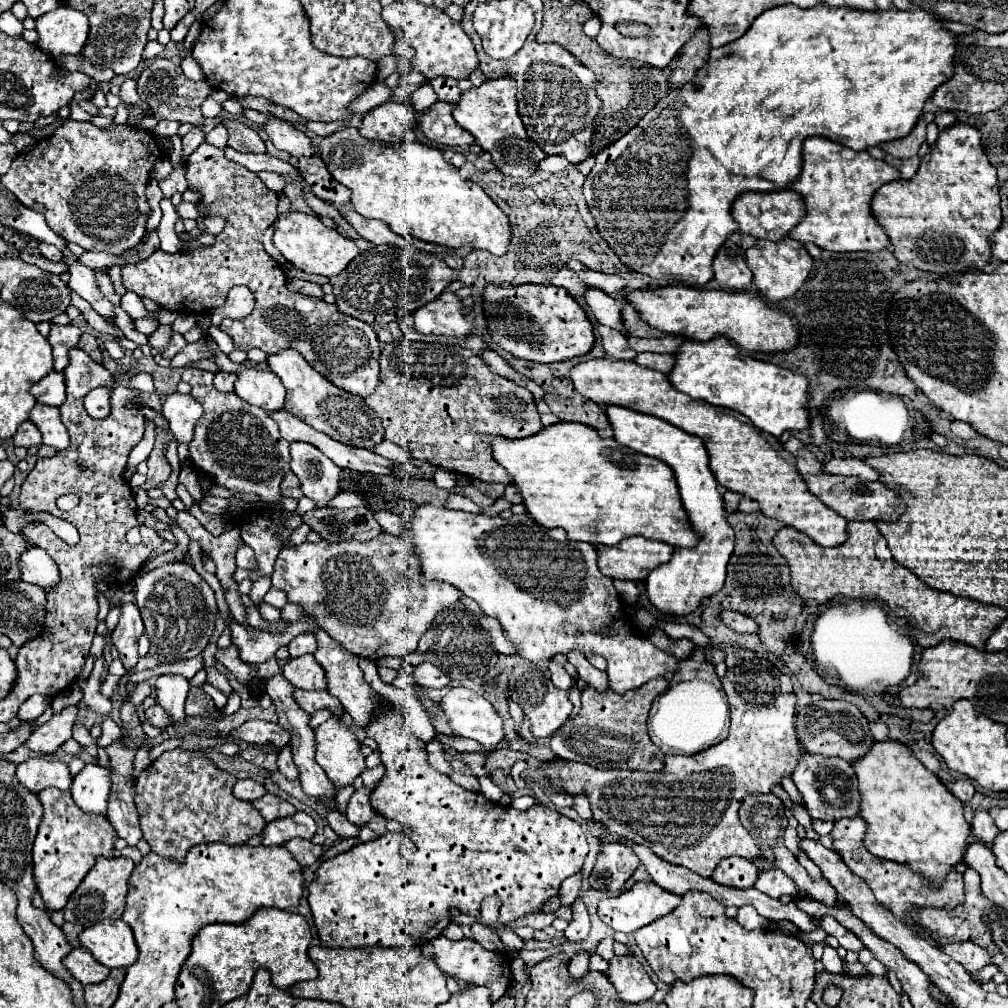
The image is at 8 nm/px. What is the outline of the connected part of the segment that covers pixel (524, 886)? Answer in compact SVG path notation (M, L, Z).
M383 698L379 714L375 714L363 730L369 738L377 740L379 756L385 766L383 780L371 792L371 806L377 814L409 826L409 838L417 844L417 850L411 852L413 856L409 858L403 856L404 833L387 832L377 840L361 842L319 866L308 886L307 900L323 946L421 946L439 936L451 922L449 908L457 908L459 912L477 918L481 902L487 896L501 898L501 924L509 924L519 916L539 912L547 898L559 894L559 886L565 878L581 872L589 846L575 820L539 804L525 812L511 806L507 808L487 800L481 792L459 788L459 784L429 766L425 742L413 736L405 726L403 712L391 700Z

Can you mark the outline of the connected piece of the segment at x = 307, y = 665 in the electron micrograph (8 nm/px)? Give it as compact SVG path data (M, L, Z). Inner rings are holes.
M313 654L289 658L283 666L283 676L301 690L325 690L325 670L315 662Z

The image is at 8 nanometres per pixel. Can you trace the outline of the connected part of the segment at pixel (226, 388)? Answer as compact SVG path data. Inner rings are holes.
M217 372L215 374L215 388L221 390L221 392L231 392L233 390L233 384L235 384L235 374L233 372Z

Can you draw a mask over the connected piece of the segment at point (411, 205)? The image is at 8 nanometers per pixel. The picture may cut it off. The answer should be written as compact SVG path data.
M347 126L329 134L319 144L319 154L331 172L331 176L351 190L351 206L363 218L383 220L393 232L401 236L413 236L425 242L441 244L447 248L481 248L495 256L505 254L511 228L507 216L497 208L497 204L483 192L483 188L471 180L459 176L459 170L443 158L443 152L421 142L399 142L399 144L379 144L367 140L357 128Z

